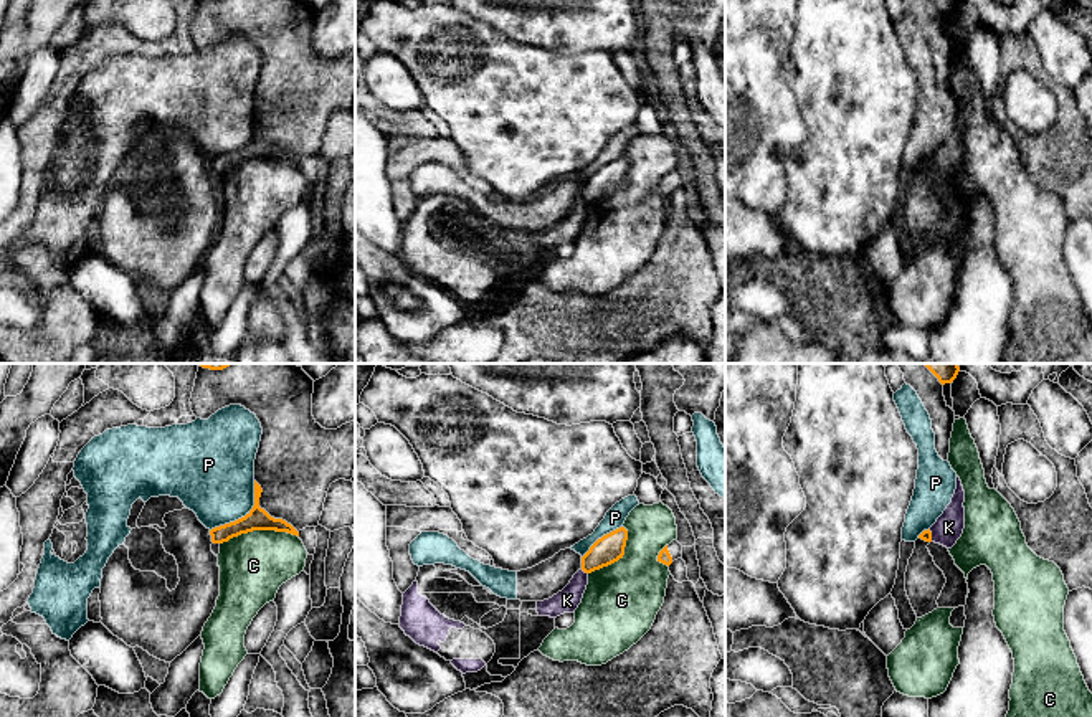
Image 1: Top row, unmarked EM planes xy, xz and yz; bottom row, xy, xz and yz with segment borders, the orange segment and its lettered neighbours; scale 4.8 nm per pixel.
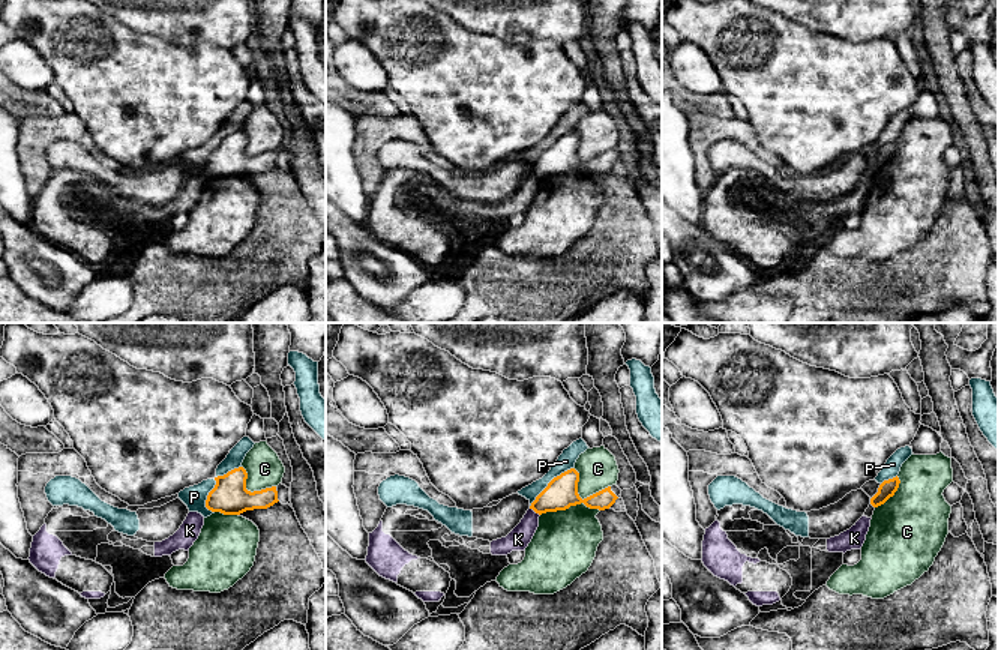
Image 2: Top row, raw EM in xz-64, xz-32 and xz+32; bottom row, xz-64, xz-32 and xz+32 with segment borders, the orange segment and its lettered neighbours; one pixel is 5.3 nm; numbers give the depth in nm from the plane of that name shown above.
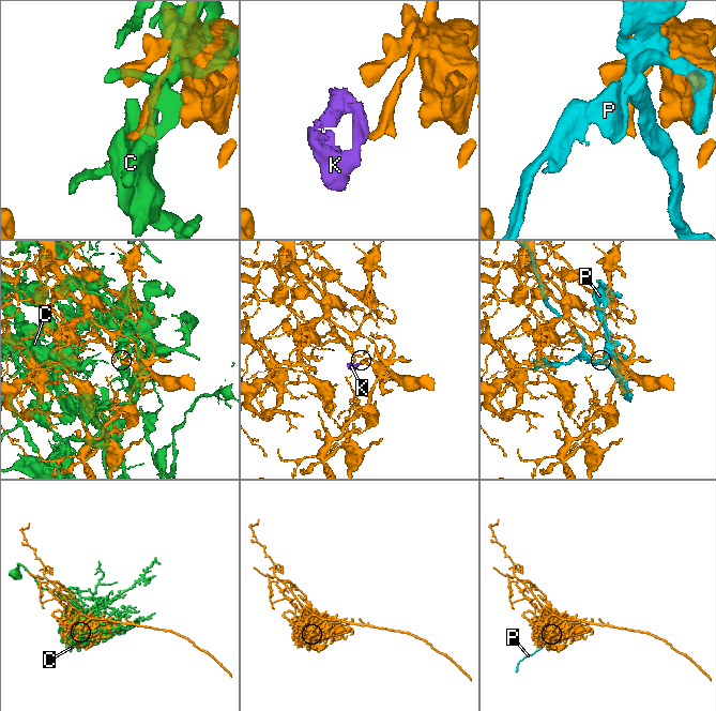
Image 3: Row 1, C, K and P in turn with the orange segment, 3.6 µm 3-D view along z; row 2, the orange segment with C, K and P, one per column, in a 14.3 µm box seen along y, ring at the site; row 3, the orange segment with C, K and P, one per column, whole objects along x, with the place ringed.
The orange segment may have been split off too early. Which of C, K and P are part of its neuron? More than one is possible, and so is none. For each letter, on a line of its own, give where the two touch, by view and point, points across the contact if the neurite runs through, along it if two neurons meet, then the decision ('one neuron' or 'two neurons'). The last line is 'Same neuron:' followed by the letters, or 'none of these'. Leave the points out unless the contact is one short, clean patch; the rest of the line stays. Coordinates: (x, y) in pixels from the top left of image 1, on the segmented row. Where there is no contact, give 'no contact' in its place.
C: meets orange in xy at (258, 529); two neurons
K: meets orange in xz at (585, 572); border along xz (582, 569), (587, 574); two neurons
P: meets orange in xy at (245, 516); two neurons
Same neuron: none of these

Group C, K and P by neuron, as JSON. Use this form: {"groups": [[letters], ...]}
{"groups": [["C"], ["K"], ["P"]]}

